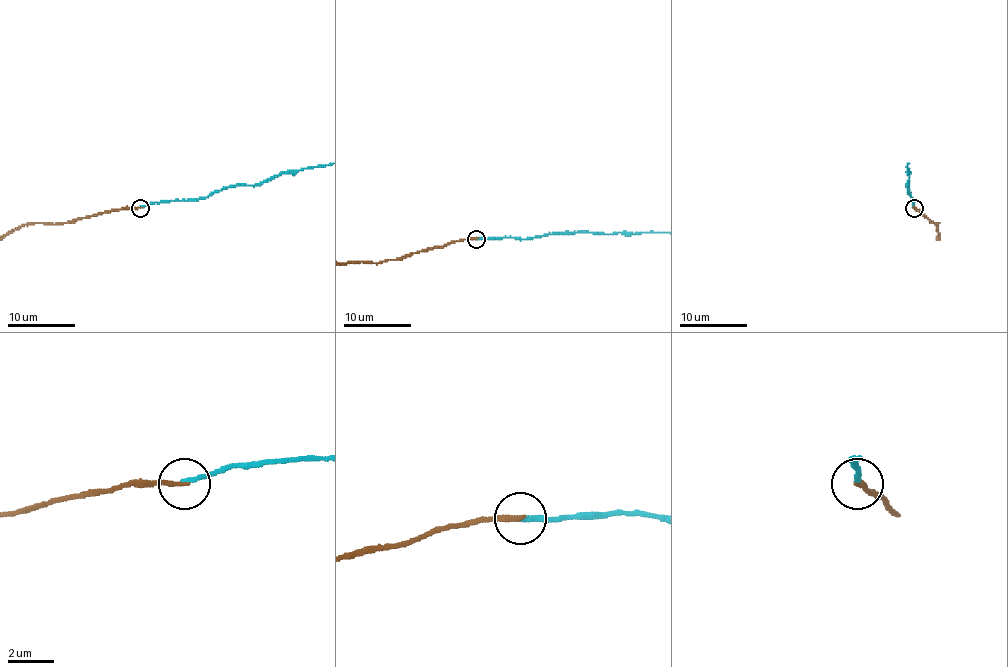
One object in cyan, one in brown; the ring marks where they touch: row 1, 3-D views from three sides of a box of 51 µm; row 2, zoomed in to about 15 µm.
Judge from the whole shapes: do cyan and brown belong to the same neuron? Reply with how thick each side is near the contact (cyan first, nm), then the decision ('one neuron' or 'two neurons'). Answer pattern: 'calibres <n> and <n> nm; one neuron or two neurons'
calibres 200 and 190 nm; two neurons

